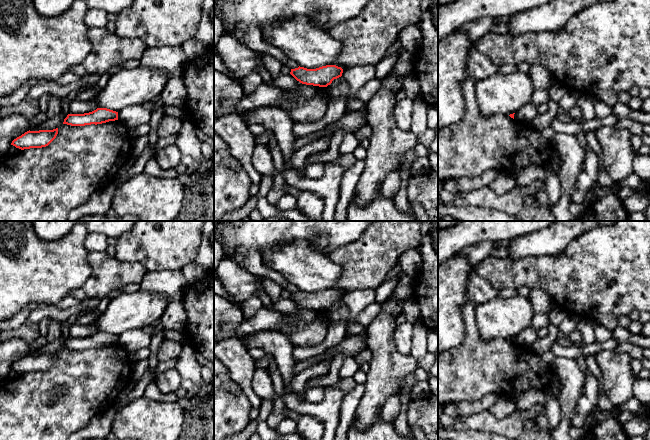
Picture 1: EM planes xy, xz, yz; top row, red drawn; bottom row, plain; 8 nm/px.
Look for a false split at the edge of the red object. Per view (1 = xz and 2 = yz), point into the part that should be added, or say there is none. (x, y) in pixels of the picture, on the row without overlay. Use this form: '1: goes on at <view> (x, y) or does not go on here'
1: does not go on here
2: does not go on here

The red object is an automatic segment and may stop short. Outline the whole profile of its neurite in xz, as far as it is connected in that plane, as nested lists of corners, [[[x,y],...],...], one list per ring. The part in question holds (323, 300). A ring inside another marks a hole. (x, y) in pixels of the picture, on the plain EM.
[[[326,289],[316,293],[298,291],[291,293],[290,298],[300,307],[319,311],[327,311],[334,303],[342,300],[343,293],[336,289]]]

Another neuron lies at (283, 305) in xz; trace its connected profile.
[[[281,297],[272,301],[272,306],[275,311],[282,314],[296,314],[303,321],[312,321],[319,319],[321,322],[328,321],[325,311],[302,308],[297,305],[291,298]]]

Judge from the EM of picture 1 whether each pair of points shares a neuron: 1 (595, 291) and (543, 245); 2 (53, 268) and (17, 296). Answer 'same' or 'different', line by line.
1: different
2: same

